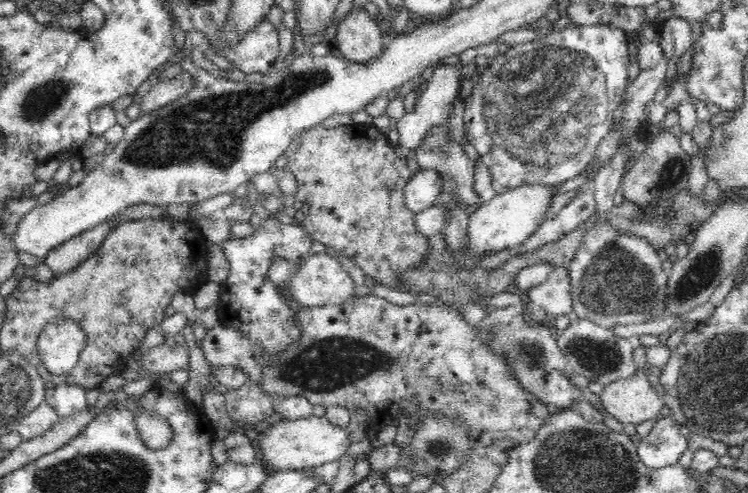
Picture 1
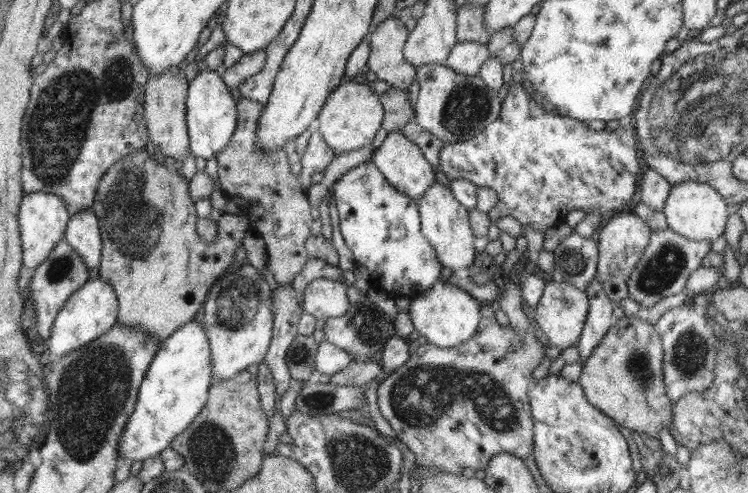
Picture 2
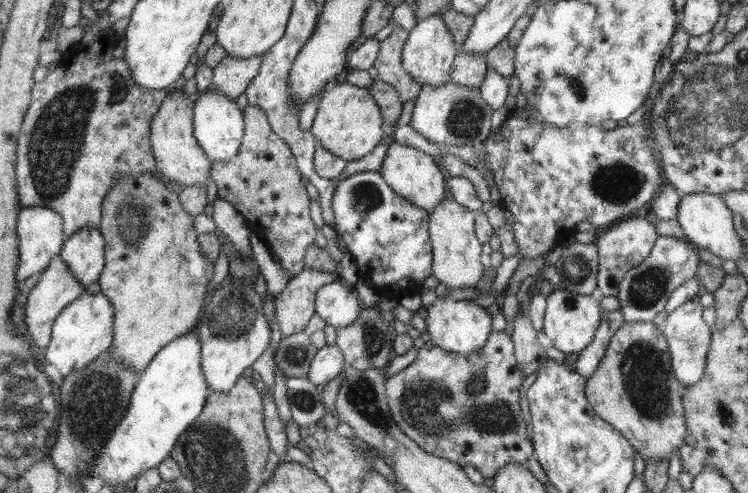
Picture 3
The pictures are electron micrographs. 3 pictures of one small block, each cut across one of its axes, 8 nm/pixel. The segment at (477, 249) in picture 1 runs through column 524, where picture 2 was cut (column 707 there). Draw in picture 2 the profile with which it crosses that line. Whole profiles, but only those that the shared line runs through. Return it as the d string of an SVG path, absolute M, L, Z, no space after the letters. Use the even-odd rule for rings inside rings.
M693 181L672 185L672 190L667 194L663 213L667 218L667 226L674 232L690 240L705 240L714 242L724 234L725 222L732 207L724 197L708 184Z

